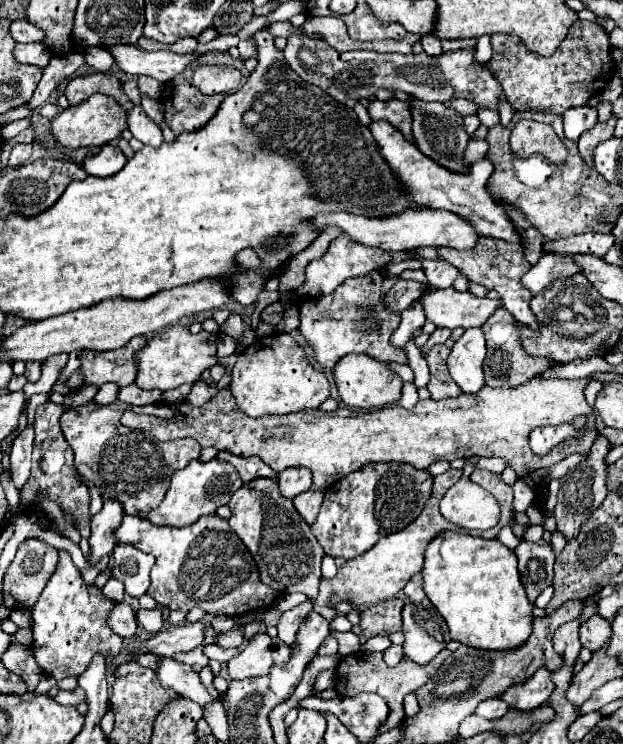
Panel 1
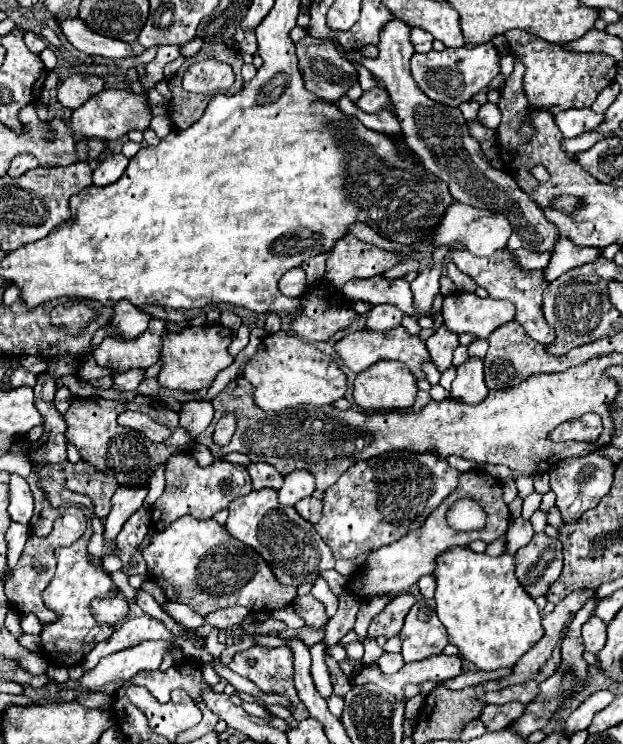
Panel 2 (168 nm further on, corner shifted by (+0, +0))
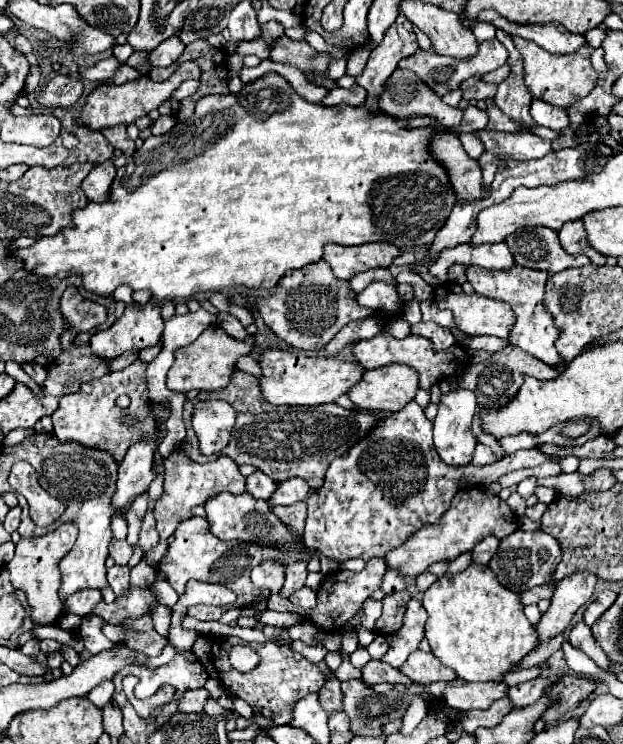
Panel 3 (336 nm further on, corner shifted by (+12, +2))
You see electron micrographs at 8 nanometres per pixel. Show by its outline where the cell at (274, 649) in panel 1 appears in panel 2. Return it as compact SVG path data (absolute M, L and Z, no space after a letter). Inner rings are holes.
M252 646L252 648L248 648L248 650L238 652L238 654L232 658L232 662L230 662L228 668L234 670L234 672L238 672L240 676L252 680L252 682L258 686L258 690L262 690L264 694L280 694L280 696L288 698L288 702L290 702L290 712L292 712L292 716L300 722L300 720L308 718L310 714L304 710L304 704L300 702L300 698L298 698L298 694L296 694L296 688L294 688L294 664L292 664L292 662L294 662L294 654L292 654L292 650L290 650L288 646L280 646L280 648ZM250 658L256 660L254 666L248 664Z

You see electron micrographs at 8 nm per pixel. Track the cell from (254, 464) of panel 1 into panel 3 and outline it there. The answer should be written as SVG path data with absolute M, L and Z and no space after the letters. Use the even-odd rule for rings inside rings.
M252 472L250 476L246 476L246 490L256 496L256 498L264 498L268 500L270 494L276 490L274 480L270 480L268 476L264 476L264 472Z

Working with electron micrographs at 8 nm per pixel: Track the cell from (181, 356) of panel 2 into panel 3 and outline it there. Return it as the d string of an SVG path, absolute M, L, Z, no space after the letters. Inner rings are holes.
M220 326L206 328L192 344L182 346L174 352L174 364L168 370L168 388L178 392L190 392L190 390L220 390L228 384L230 374L234 372L234 364L242 354L248 354L252 350L254 338L246 340L234 340L230 338Z

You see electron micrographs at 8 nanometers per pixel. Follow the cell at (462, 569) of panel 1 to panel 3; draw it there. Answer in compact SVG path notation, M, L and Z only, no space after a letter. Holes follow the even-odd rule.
M470 564L464 572L444 574L424 592L422 604L428 612L426 638L432 646L434 656L444 666L456 670L456 674L468 682L486 682L486 680L500 682L502 674L506 674L512 664L522 660L530 650L538 646L538 634L522 612L524 606L520 604L520 596L504 588L496 580L496 574L484 564Z

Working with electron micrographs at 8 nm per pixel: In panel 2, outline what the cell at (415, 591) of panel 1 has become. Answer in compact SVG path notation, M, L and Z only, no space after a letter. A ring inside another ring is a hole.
M424 576L424 578L420 578L418 588L420 588L420 594L422 594L424 598L434 598L434 590L436 590L436 580L434 580L434 576Z

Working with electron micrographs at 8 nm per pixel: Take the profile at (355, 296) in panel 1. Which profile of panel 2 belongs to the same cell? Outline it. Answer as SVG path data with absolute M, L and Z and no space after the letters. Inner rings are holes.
M402 326L396 328L396 330L384 332L384 334L382 332L372 332L372 330L350 332L346 338L342 338L336 344L336 352L340 354L340 358L346 364L346 368L350 368L352 372L362 372L362 370L366 370L368 366L372 366L372 364L376 364L380 360L400 360L400 362L404 362L404 364L410 366L410 370L414 372L414 376L418 380L426 378L426 374L422 372L422 364L424 362L432 362L426 344L418 336L408 334Z

